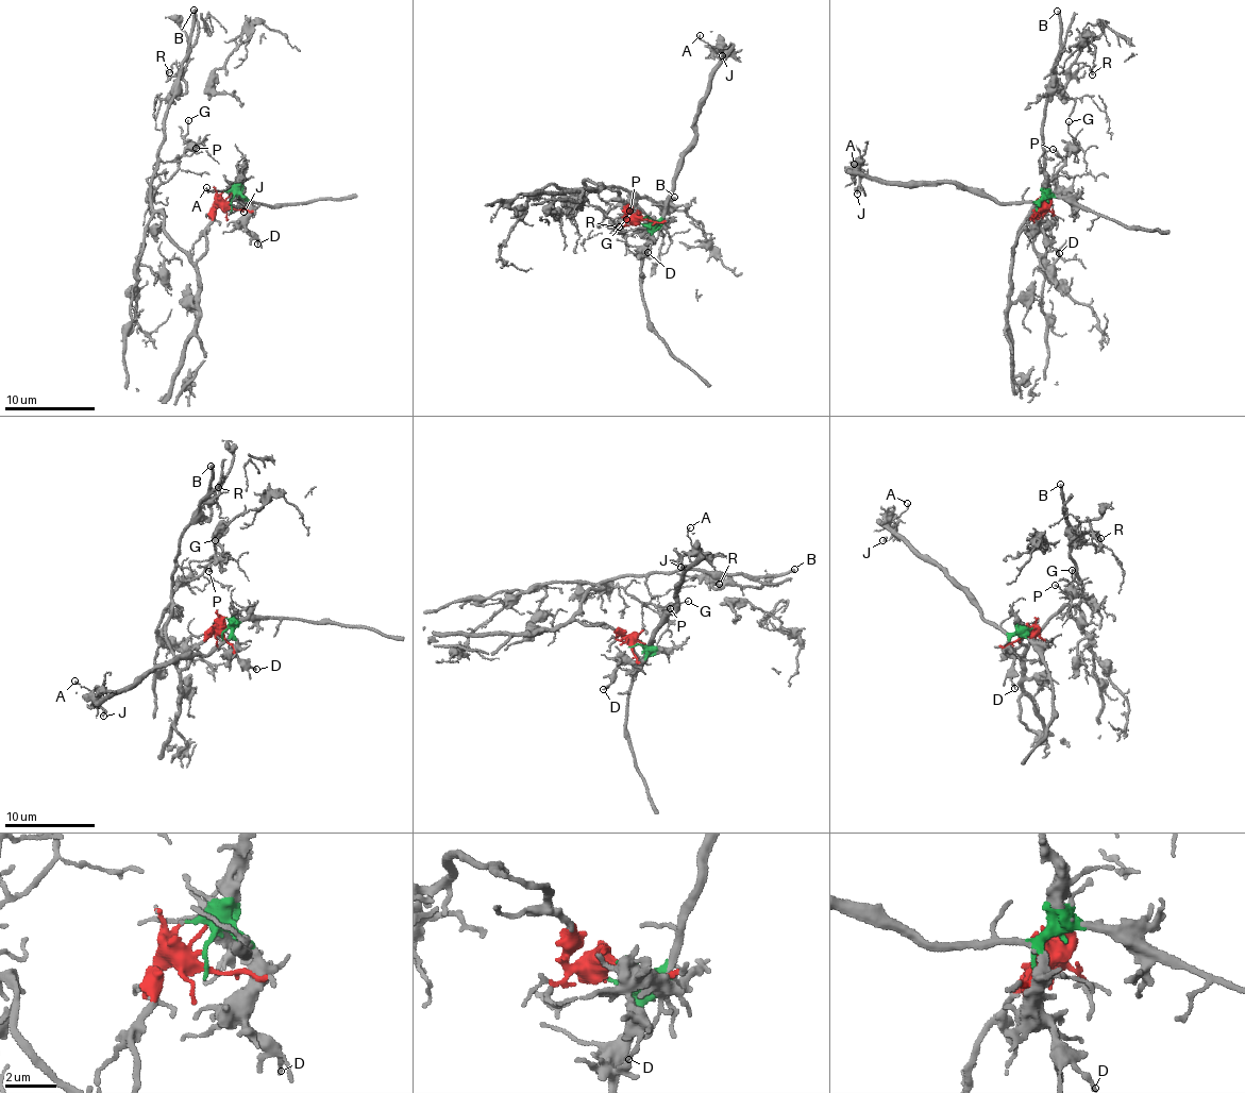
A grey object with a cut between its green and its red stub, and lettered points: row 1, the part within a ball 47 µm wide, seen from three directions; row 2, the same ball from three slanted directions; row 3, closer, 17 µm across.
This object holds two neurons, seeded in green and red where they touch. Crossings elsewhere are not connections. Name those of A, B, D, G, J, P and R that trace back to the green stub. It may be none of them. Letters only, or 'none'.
A, D, J

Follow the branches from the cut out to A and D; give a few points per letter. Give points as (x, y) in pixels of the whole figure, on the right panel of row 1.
A: (1038, 209), (1042, 200), (994, 202), (951, 182), (876, 181), (862, 175), (853, 164)
D: (1038, 209), (1041, 200), (1040, 230), (1059, 254)

